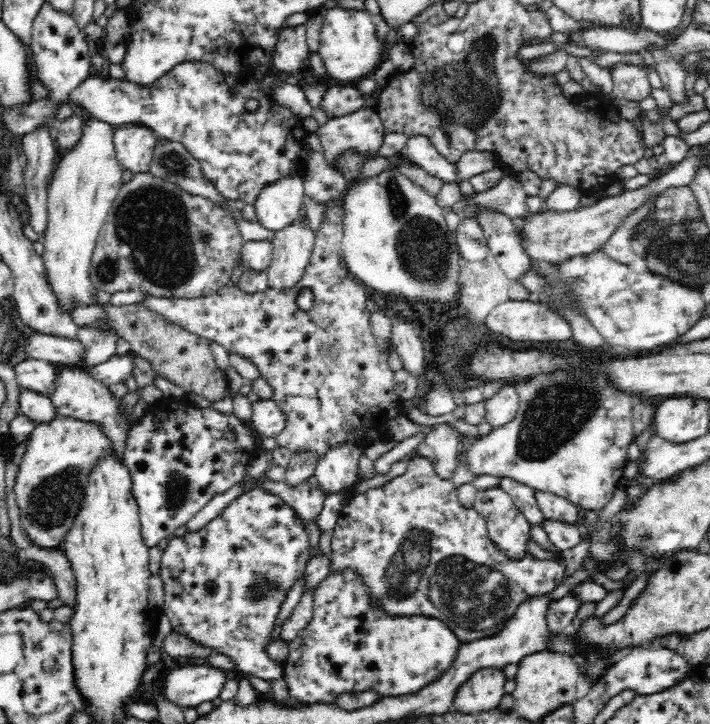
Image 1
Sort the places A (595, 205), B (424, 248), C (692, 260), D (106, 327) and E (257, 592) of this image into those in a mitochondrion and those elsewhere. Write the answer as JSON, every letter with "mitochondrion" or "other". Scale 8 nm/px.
{"A":"other","B":"mitochondrion","C":"mitochondrion","D":"other","E":"other"}

